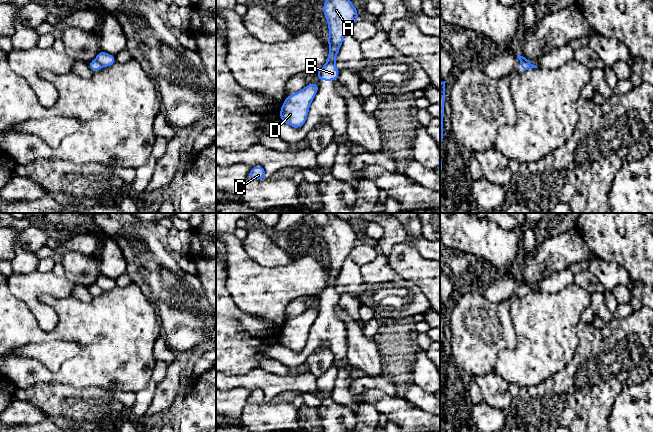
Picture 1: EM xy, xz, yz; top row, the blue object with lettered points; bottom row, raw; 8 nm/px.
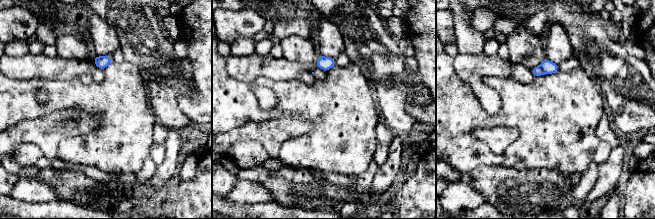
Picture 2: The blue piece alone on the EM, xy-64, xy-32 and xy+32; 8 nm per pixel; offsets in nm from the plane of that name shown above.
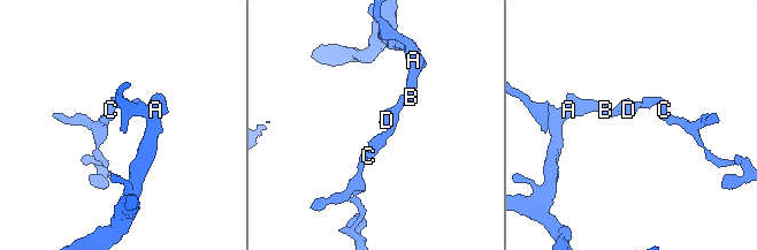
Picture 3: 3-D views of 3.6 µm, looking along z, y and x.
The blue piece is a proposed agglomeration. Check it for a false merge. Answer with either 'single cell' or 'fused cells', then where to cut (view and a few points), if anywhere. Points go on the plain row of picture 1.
fused cells | xy (94, 283), (101, 289)

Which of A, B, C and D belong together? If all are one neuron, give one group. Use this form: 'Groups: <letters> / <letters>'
Groups: A B / C D

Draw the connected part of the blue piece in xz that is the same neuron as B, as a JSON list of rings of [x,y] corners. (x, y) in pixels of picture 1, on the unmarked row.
[[[334,213],[327,214],[329,220],[322,229],[323,238],[328,246],[329,277],[327,286],[320,293],[320,303],[334,305],[339,302],[340,295],[335,290],[335,286],[343,262],[359,241],[358,234],[353,230],[350,221],[338,218]]]

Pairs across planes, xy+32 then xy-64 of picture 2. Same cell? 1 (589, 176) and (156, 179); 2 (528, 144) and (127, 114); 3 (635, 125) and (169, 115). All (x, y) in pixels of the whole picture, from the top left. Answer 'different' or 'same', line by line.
1: different
2: same
3: same

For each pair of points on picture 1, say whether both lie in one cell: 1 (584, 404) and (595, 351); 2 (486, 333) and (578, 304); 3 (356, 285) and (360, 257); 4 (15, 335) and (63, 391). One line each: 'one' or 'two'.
1: one
2: two
3: one
4: two

